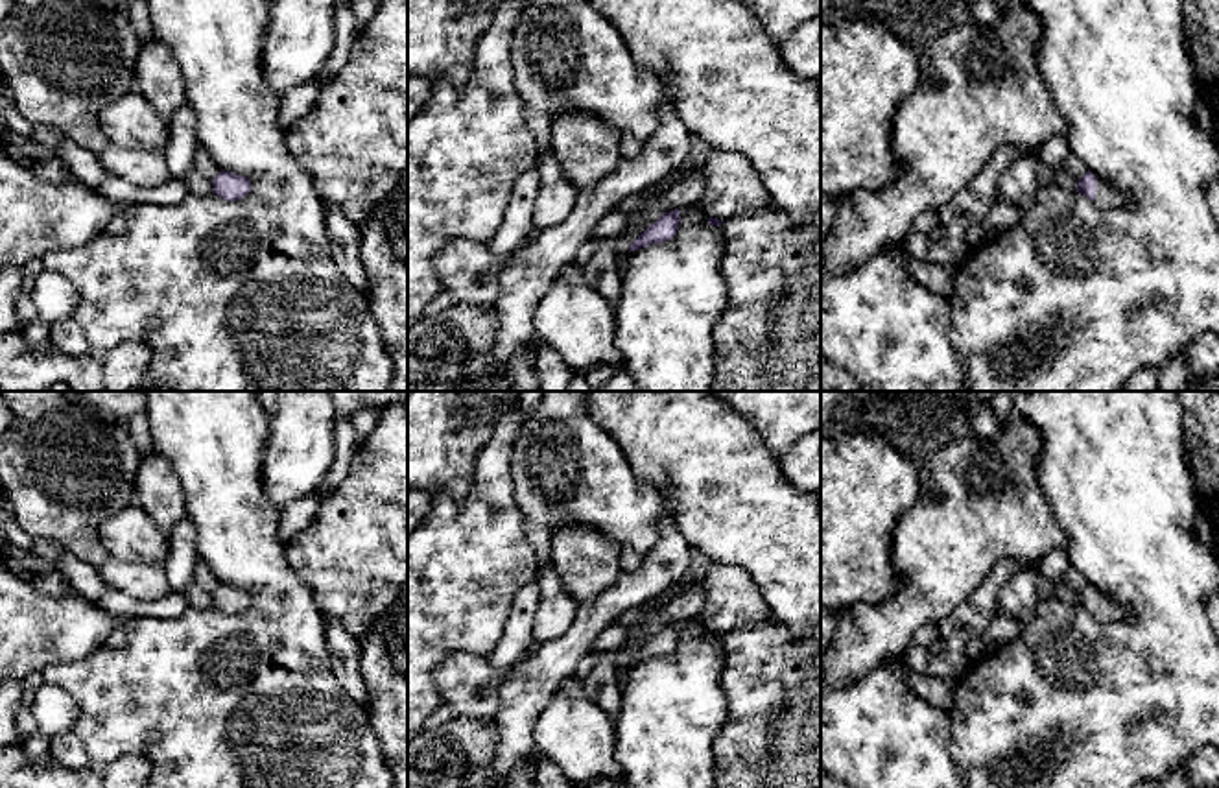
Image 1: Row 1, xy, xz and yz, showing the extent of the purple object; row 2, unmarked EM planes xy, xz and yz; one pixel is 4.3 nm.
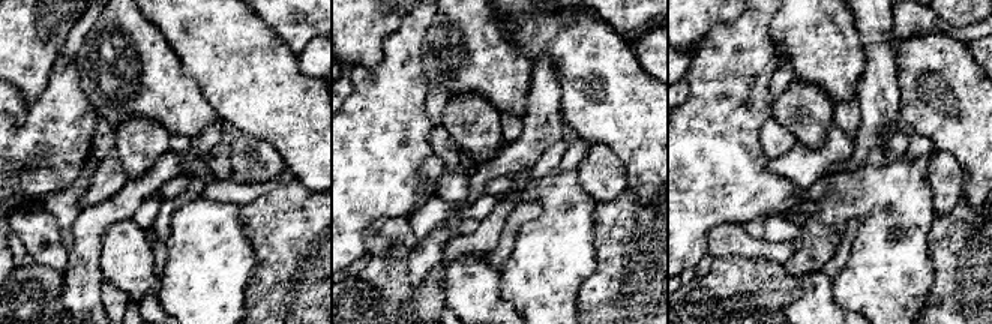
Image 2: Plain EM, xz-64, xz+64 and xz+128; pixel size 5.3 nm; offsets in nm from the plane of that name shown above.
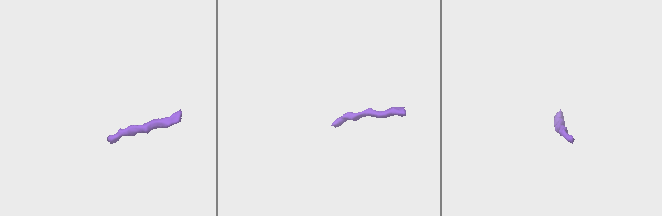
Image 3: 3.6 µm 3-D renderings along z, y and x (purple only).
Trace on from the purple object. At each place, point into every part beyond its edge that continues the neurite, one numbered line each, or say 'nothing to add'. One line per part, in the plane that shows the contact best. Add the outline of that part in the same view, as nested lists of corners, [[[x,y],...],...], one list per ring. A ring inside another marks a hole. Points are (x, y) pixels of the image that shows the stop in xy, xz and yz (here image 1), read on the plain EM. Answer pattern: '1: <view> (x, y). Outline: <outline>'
1: yz (1107, 609). Outline: [[[1095,591],[1097,603],[1094,616],[1101,622],[1119,620],[1129,615],[1129,609],[1121,607],[1116,600],[1108,598],[1101,591]]]

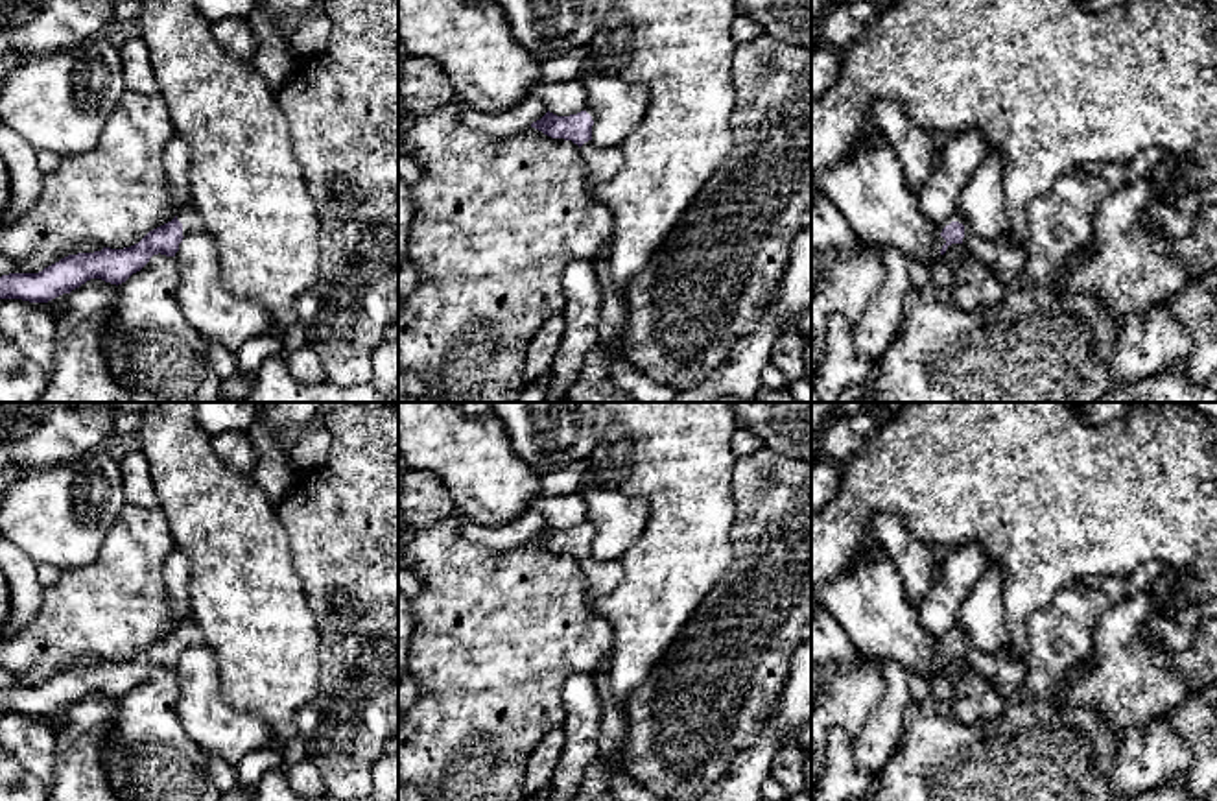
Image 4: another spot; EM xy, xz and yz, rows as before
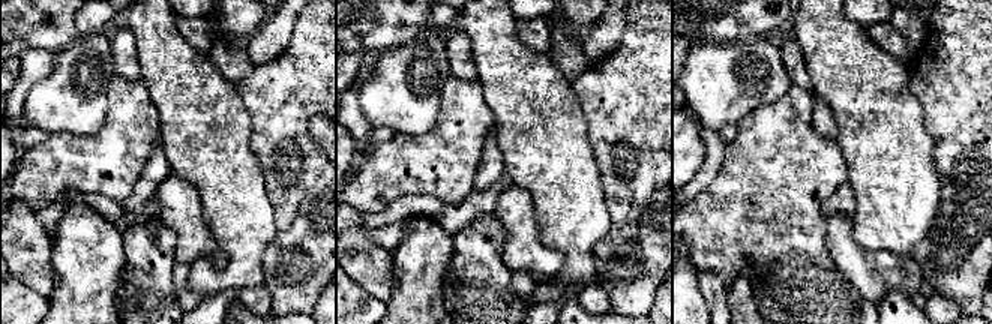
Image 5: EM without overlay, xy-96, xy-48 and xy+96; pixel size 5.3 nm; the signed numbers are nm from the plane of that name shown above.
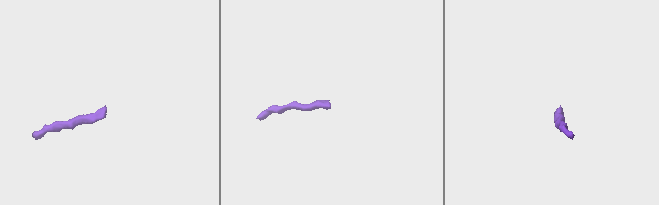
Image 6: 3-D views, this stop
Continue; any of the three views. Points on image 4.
1: yz (1007, 674). Outline: [[[953,624],[953,628],[939,639],[935,670],[940,670],[940,663],[946,657],[940,646],[951,635],[959,635],[964,639],[964,633],[959,629],[957,624]],[[966,639],[963,659],[974,672],[983,675],[987,681],[994,683],[994,690],[998,692],[999,698],[1010,696],[1022,685],[1025,675],[1025,666],[1022,661],[1014,661],[1007,653],[987,653],[970,644]]]

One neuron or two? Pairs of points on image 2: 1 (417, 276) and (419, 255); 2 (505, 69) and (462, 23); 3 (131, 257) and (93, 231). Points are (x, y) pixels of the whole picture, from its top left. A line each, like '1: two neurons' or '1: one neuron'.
1: one neuron
2: one neuron
3: two neurons

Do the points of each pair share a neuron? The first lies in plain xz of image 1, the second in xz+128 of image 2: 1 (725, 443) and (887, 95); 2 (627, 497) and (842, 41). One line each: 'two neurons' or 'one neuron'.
1: two neurons
2: one neuron

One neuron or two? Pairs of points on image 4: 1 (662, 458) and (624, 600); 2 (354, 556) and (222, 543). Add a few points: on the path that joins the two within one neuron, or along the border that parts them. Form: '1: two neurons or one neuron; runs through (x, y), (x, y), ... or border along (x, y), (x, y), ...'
1: one neuron; runs through (662, 493), (662, 561), (659, 565)
2: two neurons; border along (275, 510), (288, 536), (290, 563), (305, 591)

